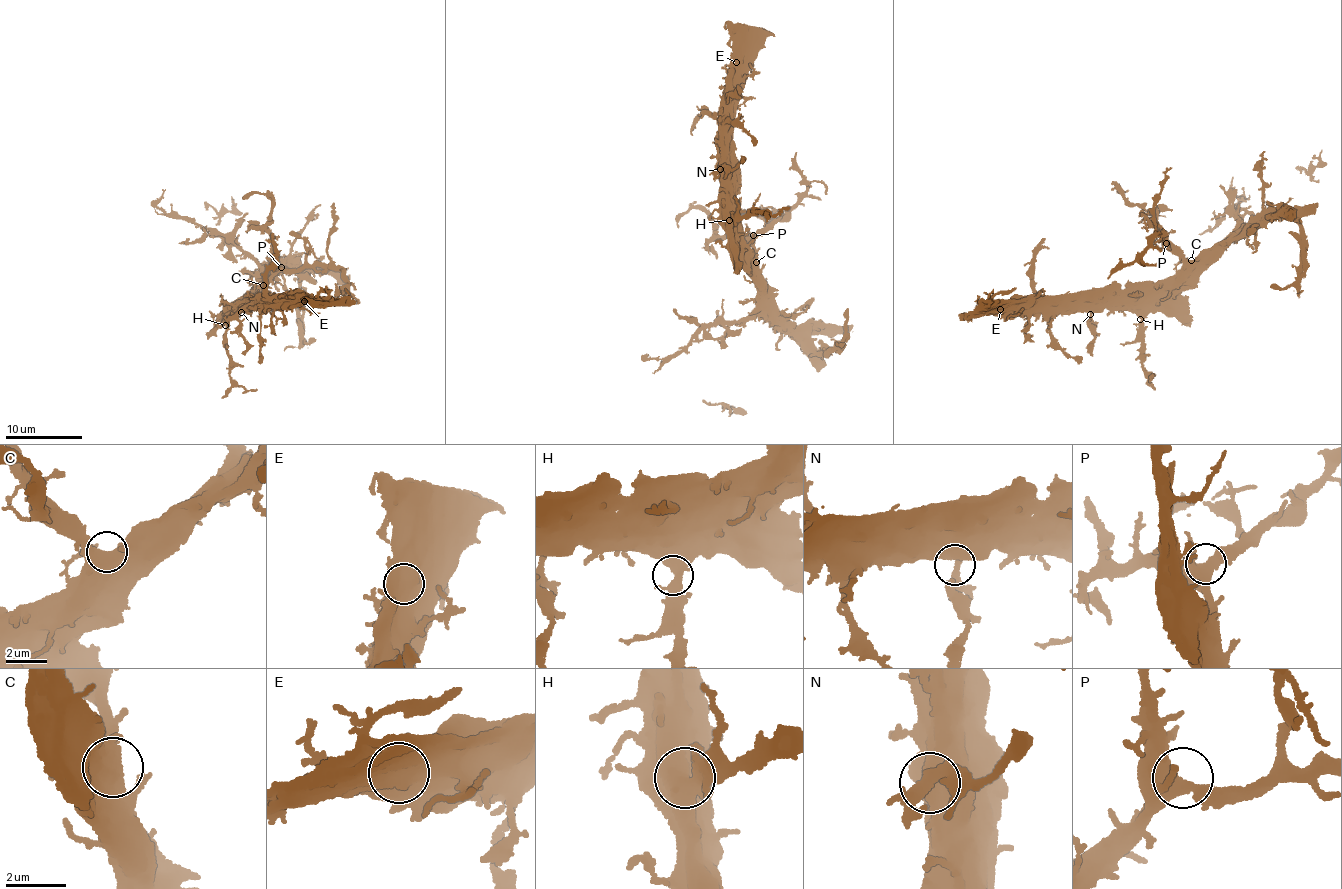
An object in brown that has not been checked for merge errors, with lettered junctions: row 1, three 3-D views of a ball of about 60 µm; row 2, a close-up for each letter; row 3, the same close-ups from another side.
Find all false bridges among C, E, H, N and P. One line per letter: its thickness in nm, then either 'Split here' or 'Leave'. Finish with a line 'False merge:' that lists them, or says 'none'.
C: Thickness 650 nm. Leave
E: Thickness 1300 nm. Leave
H: Thickness 480 nm. Leave
N: Thickness 360 nm. Leave
P: Thickness 460 nm. Leave
False merge: none

